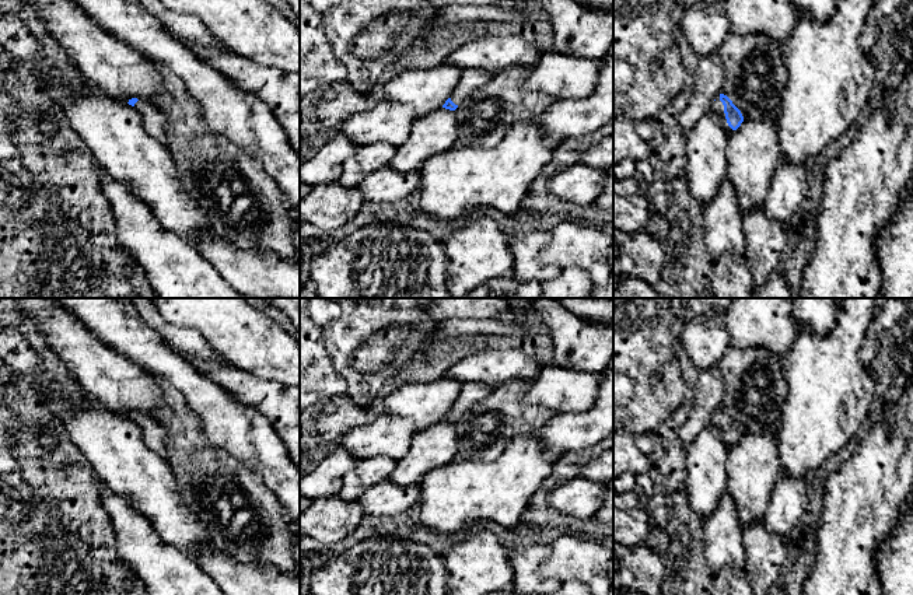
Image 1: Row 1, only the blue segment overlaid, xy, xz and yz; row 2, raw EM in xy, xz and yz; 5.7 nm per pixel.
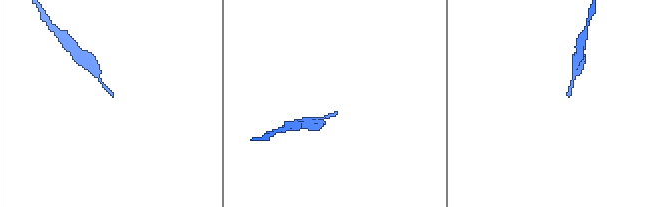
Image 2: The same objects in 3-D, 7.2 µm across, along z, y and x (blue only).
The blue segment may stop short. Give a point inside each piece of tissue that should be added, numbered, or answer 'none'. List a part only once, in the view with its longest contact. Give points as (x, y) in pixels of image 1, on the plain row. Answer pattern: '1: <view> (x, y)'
1: yz (717, 420)

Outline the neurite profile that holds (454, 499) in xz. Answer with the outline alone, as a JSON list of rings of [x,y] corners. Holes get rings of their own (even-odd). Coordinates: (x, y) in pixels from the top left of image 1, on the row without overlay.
[[[527,433],[518,434],[496,459],[455,459],[447,466],[435,468],[419,482],[420,522],[455,539],[485,522],[513,529],[521,524],[529,500],[552,473],[555,458],[542,445],[536,433]]]

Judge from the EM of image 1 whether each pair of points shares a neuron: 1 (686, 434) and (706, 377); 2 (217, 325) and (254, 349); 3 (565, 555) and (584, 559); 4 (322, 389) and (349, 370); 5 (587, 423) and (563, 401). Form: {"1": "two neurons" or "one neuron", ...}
{"1": "one neuron", "2": "one neuron", "3": "one neuron", "4": "two neurons", "5": "two neurons"}

